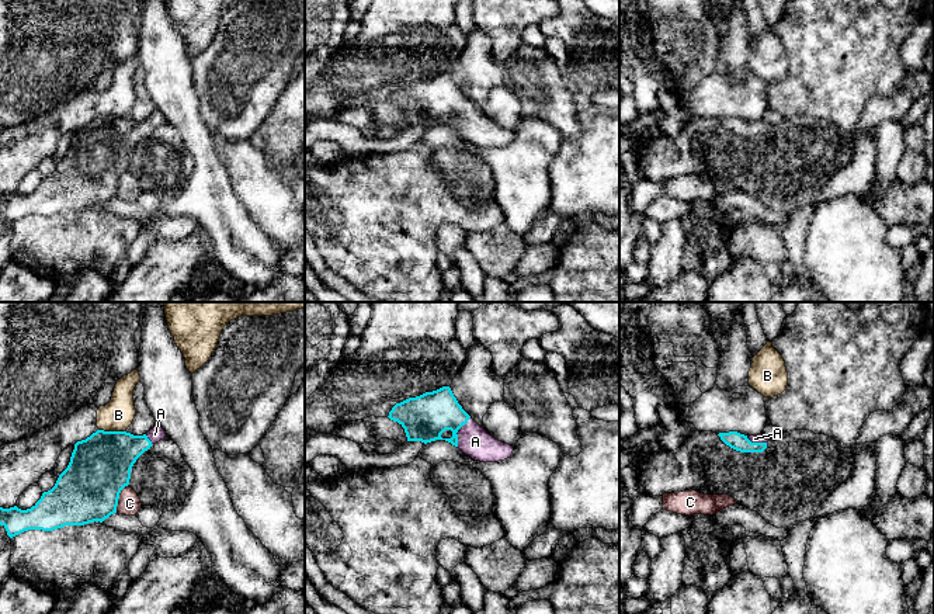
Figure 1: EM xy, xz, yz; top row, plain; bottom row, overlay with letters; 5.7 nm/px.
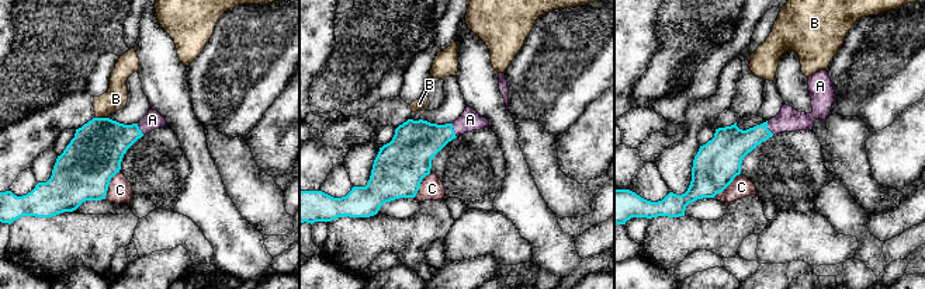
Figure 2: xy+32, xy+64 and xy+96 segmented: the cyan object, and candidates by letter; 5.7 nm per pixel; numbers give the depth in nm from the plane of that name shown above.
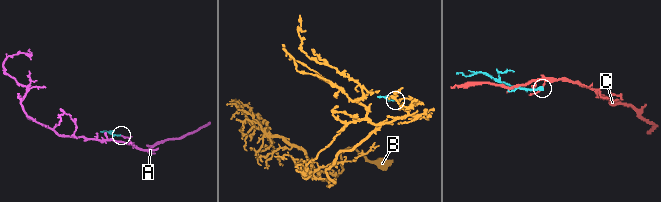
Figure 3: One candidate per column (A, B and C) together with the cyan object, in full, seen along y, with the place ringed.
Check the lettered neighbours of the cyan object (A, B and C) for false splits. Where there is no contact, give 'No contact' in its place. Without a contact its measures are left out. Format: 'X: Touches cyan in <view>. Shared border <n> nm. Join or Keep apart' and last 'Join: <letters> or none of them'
A: Touches cyan in xz. Shared border 190 nm. Join
B: Touches cyan in xy. Shared border 150 nm. Keep apart
C: Touches cyan in xy. Shared border 180 nm. Keep apart
Join: A

